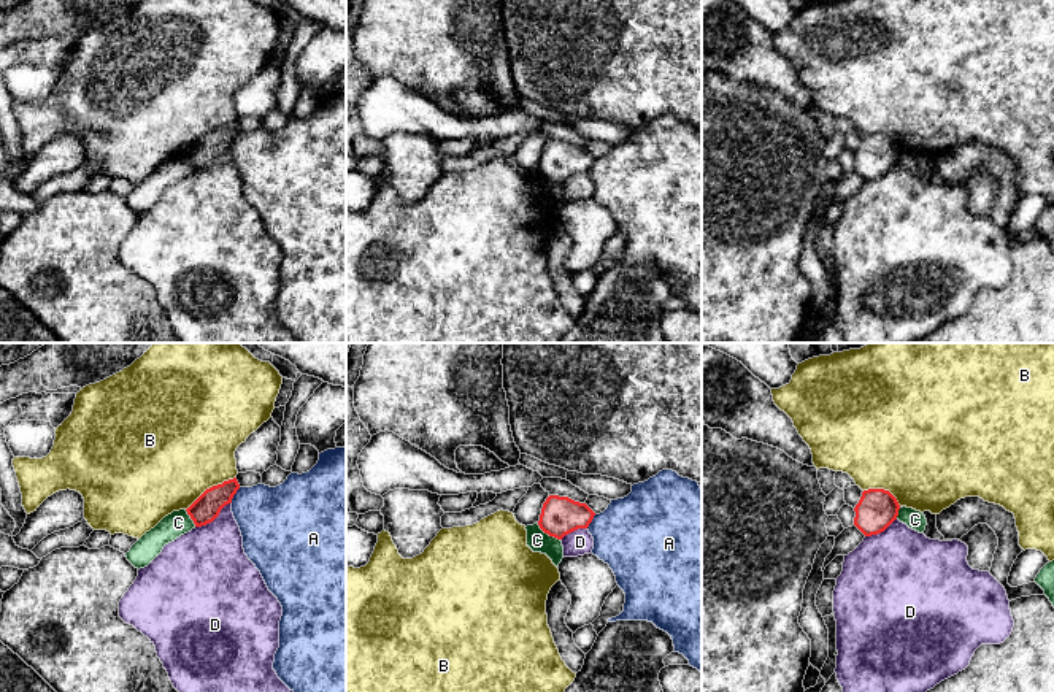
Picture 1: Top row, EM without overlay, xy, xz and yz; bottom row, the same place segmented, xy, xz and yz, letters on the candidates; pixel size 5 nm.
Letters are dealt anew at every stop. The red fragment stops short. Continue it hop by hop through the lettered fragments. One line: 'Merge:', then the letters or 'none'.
Merge: none

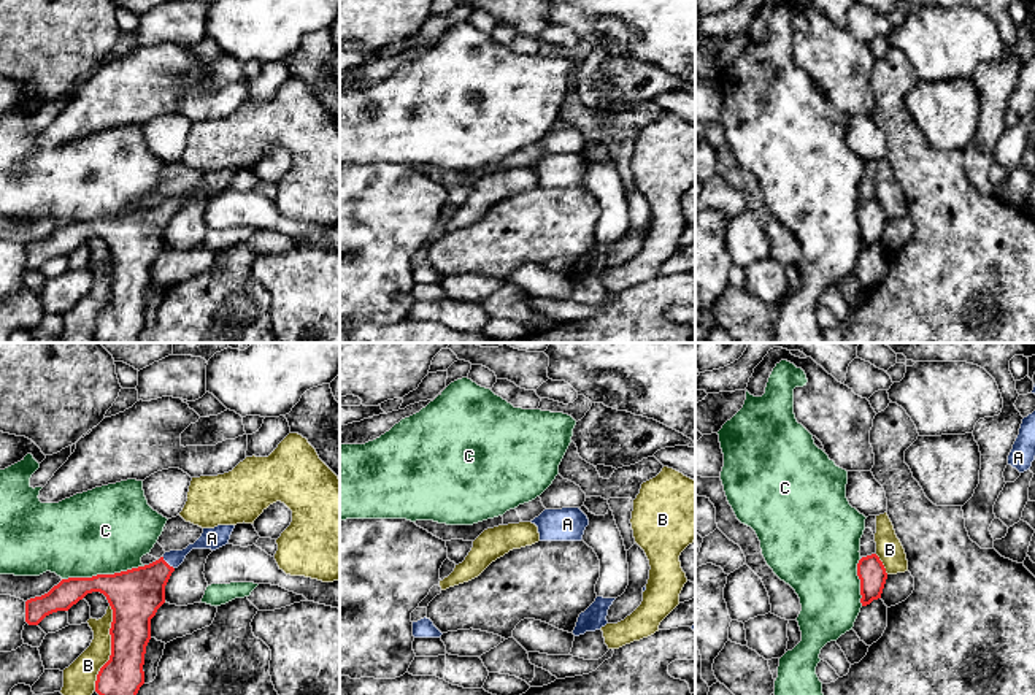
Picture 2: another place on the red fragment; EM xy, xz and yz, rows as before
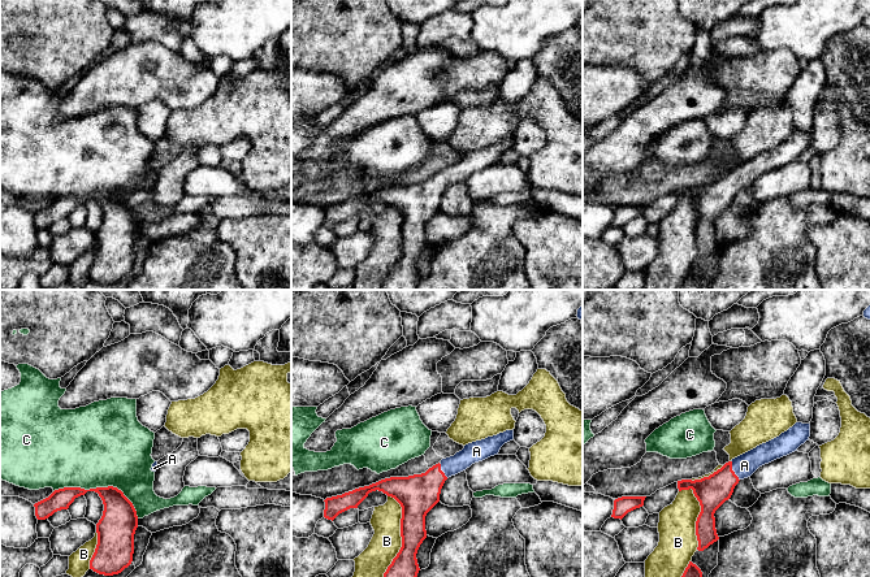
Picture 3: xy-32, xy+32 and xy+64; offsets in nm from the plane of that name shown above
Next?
Merge: A

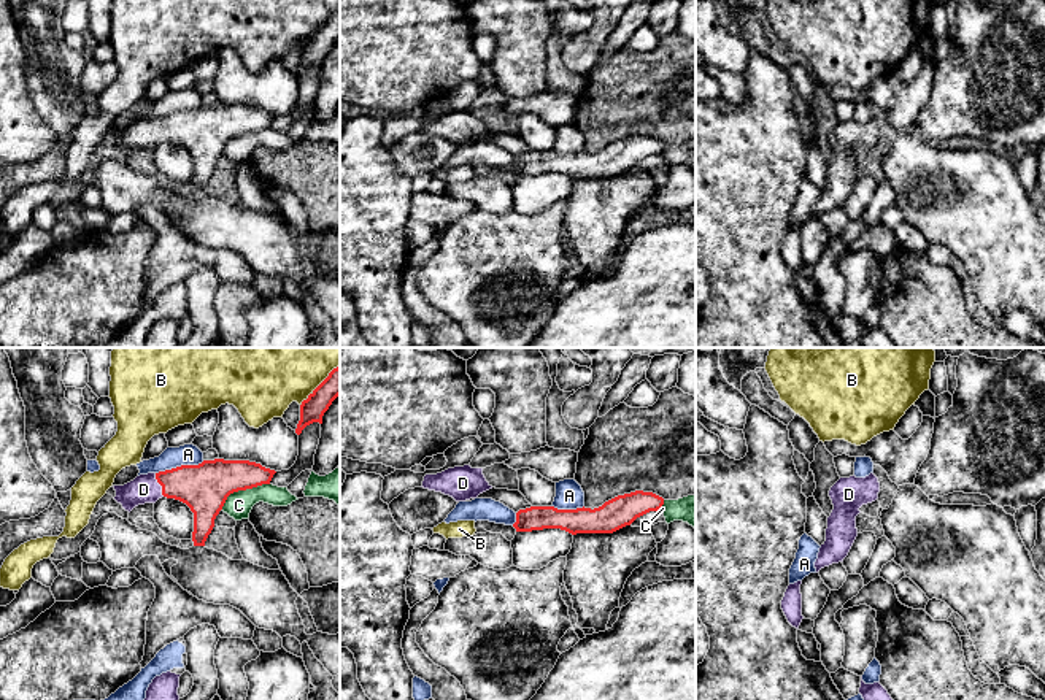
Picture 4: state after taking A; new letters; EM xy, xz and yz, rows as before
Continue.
Merge: D

